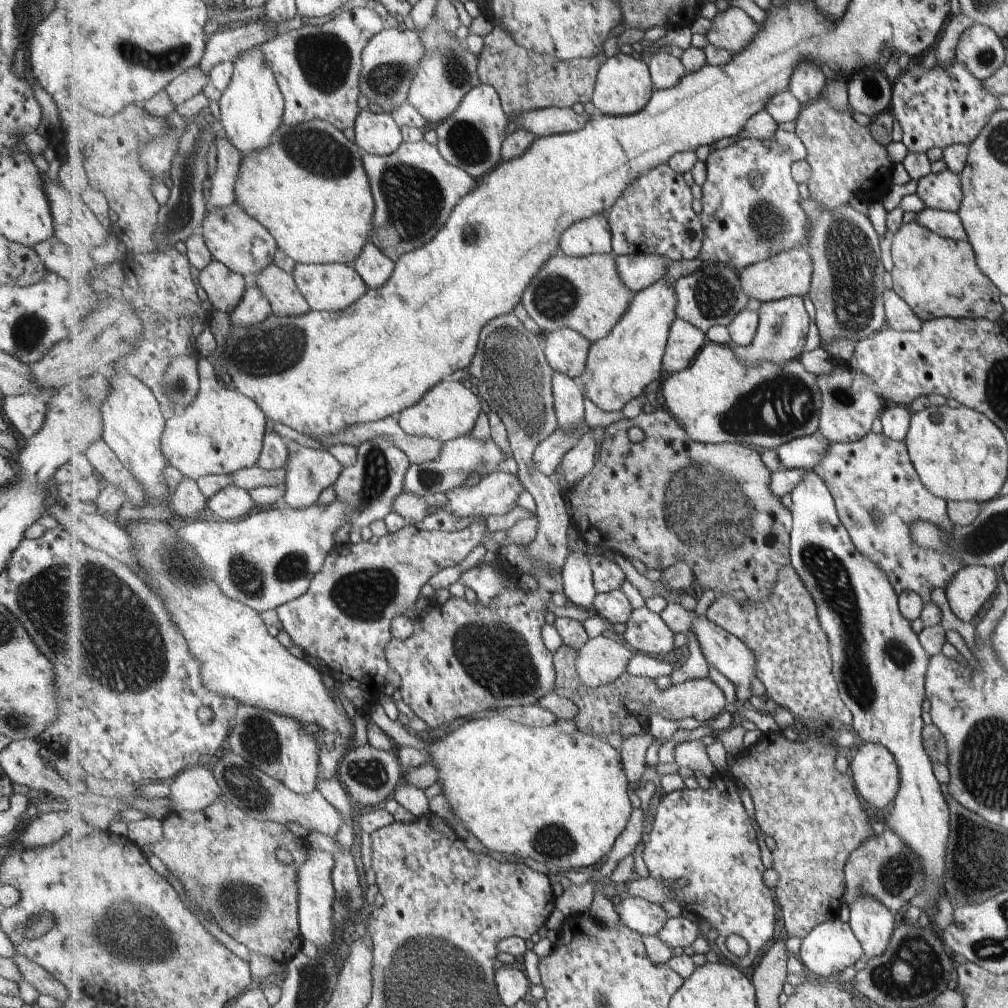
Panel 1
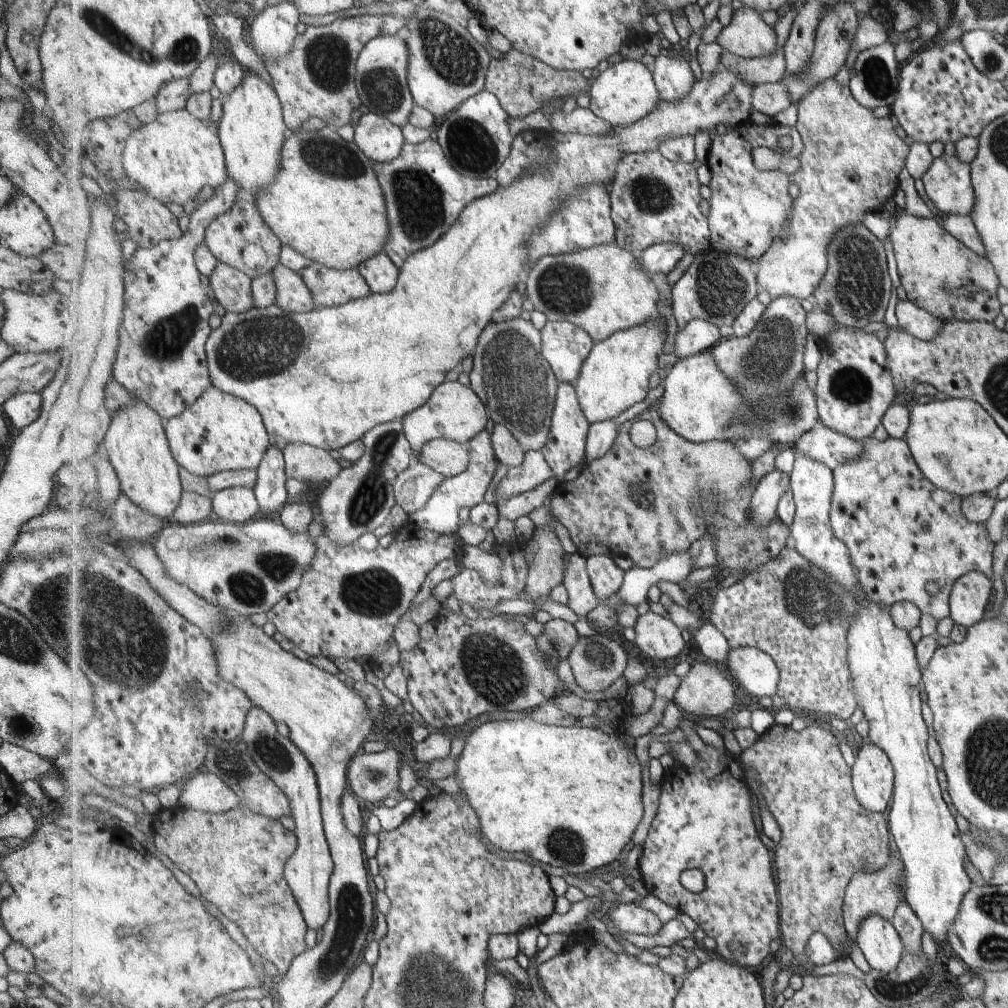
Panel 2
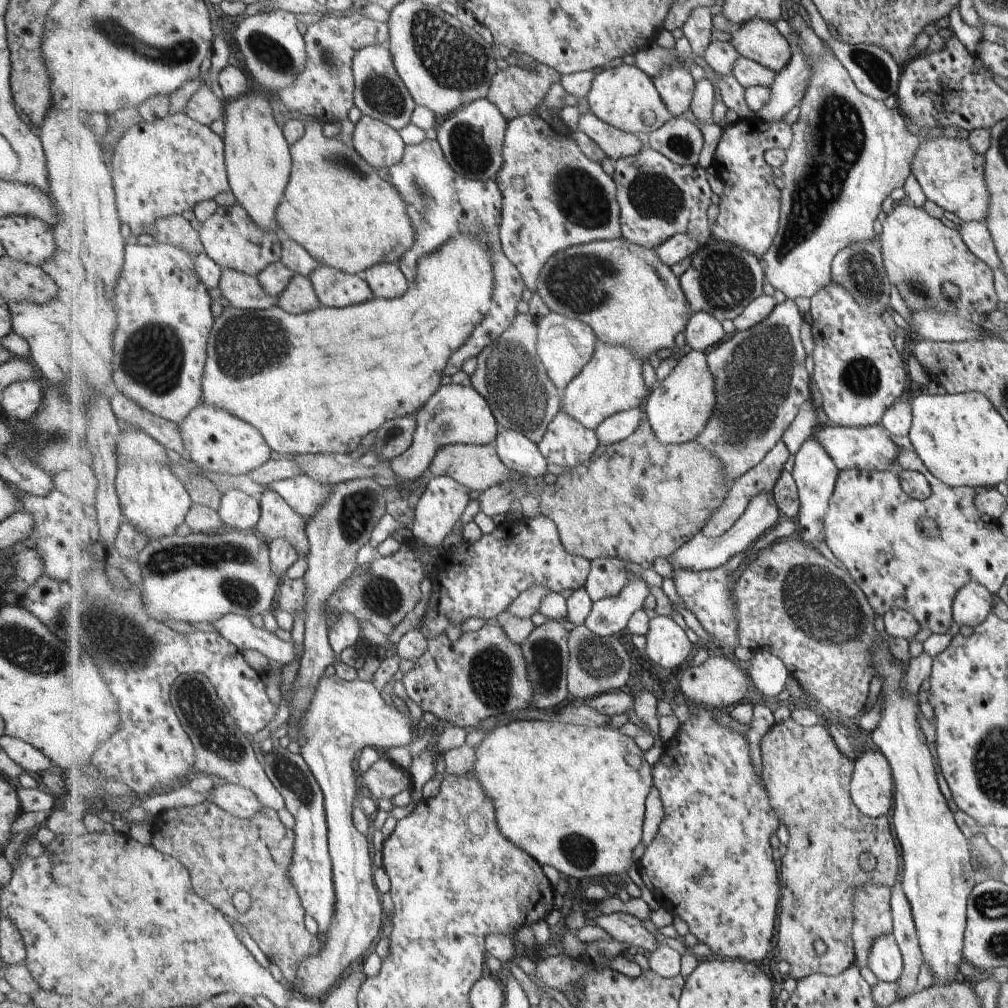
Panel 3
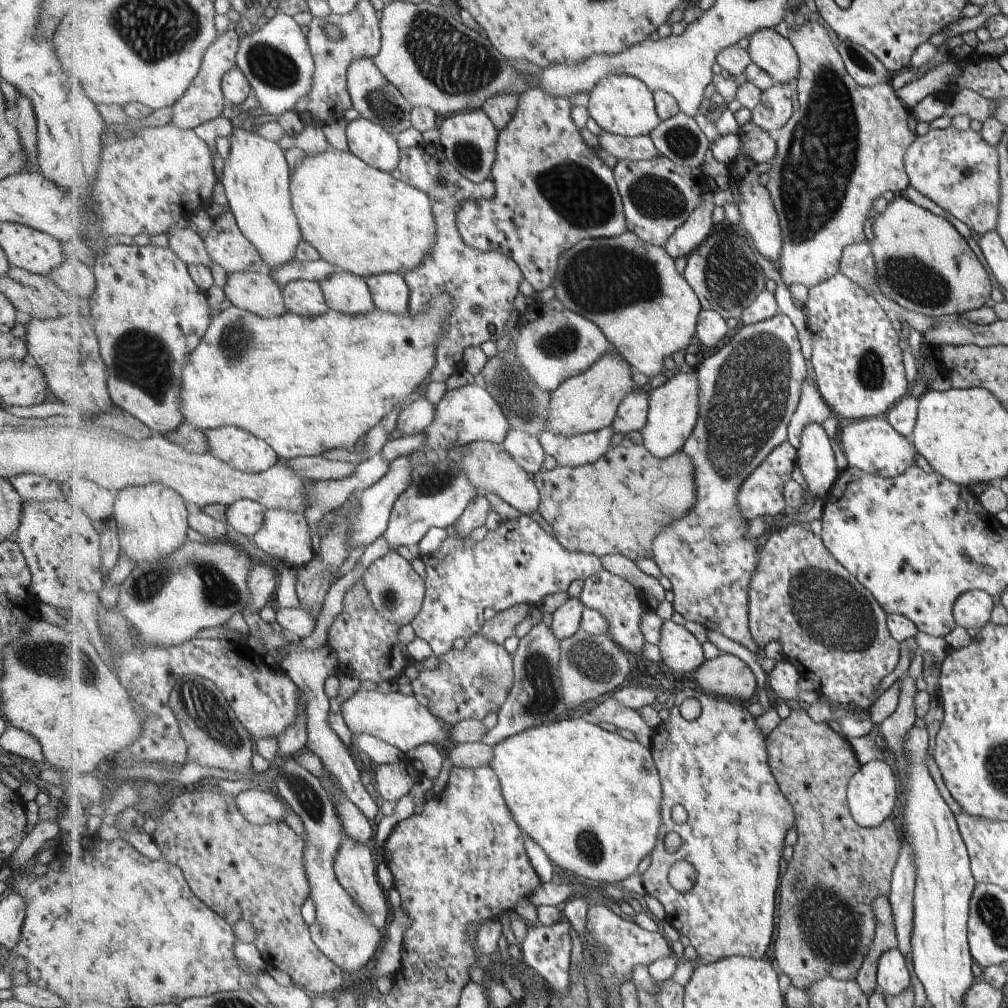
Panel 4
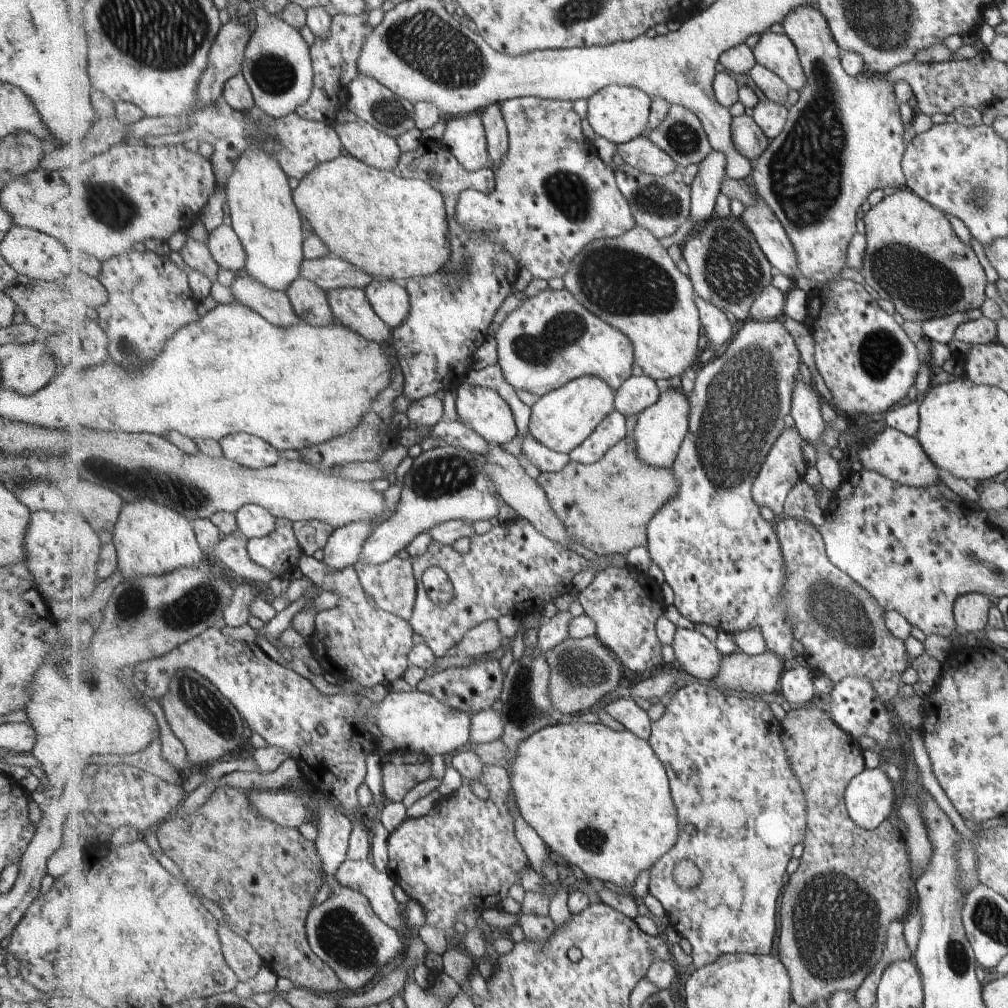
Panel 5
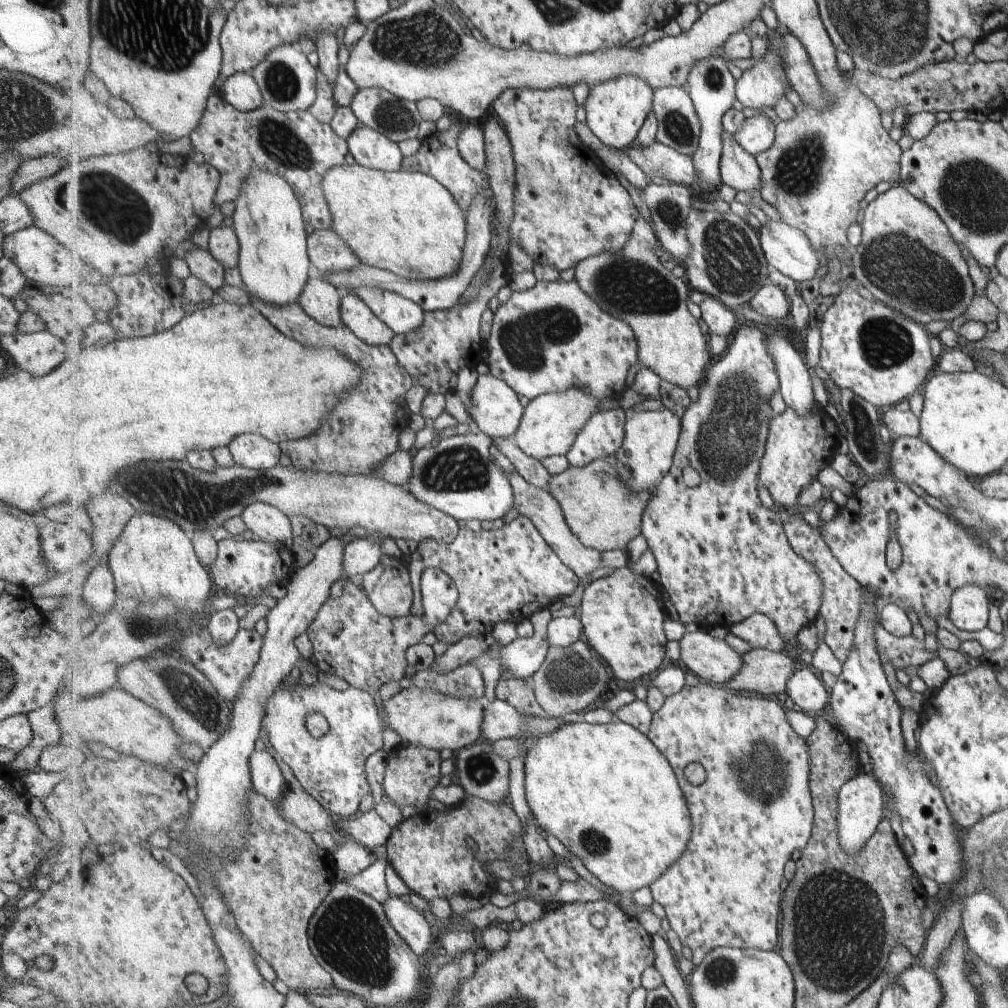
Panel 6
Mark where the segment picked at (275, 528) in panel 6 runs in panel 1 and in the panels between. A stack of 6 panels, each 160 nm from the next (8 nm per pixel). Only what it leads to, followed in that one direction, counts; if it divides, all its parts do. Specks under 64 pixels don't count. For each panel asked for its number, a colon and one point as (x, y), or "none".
1: (232, 502)
2: (235, 504)
3: (239, 510)
4: (246, 516)
5: (254, 521)

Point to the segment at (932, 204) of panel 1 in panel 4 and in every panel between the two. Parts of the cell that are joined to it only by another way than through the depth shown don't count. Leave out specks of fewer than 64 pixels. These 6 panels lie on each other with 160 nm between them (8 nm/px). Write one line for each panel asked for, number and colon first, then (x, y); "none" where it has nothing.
2: (947, 184)
3: (950, 173)
4: (957, 170)

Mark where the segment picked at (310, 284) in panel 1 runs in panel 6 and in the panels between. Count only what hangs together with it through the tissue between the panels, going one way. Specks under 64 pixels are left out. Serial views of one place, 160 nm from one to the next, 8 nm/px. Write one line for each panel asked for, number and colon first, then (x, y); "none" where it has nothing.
2: (330, 287)
3: (335, 288)
4: (345, 292)
5: (351, 306)
6: (356, 313)

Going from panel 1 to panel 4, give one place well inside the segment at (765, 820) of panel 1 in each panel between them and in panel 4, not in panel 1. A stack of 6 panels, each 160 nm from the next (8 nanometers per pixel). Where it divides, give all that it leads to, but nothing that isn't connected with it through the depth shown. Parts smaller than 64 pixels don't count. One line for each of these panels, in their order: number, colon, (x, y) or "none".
2: (826, 833)
3: (808, 778)
4: (827, 924)

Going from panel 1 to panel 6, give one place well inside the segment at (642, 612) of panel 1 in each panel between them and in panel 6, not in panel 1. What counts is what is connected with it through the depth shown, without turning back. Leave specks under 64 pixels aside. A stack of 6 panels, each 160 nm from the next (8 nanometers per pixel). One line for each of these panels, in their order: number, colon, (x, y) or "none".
2: (659, 637)
3: (667, 644)
4: (680, 650)
5: (698, 656)
6: (709, 657)

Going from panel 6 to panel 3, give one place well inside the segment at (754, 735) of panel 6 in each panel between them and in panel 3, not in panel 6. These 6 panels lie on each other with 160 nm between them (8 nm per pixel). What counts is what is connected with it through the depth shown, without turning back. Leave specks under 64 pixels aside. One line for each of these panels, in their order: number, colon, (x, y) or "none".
3: (711, 863)
4: (716, 766)
5: (731, 777)

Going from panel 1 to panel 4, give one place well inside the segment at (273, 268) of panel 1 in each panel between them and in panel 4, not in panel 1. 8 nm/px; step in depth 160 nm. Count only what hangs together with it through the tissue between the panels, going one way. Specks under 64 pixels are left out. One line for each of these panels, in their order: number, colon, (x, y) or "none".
2: (293, 295)
3: (300, 296)
4: (306, 298)

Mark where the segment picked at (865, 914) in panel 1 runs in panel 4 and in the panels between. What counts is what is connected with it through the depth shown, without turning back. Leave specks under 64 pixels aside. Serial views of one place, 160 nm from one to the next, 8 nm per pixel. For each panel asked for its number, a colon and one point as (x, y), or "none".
2: (879, 940)
3: (886, 961)
4: (894, 976)

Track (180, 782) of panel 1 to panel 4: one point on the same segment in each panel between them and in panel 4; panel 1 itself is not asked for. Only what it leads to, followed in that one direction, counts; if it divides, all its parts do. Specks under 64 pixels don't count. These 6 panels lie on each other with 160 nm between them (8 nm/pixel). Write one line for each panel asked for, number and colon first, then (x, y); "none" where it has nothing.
2: (204, 791)
3: (240, 802)
4: (259, 807)

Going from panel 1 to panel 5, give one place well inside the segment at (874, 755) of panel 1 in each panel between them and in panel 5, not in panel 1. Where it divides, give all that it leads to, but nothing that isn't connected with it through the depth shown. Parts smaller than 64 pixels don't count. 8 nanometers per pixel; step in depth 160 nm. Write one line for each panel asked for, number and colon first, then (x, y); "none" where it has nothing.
2: (874, 777)
3: (873, 788)
4: (872, 793)
5: (870, 798)

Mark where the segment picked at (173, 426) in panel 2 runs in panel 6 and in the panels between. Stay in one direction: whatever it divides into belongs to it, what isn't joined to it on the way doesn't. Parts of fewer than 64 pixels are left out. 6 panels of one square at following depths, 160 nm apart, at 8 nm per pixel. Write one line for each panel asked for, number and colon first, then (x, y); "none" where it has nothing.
3: (218, 441)
4: (239, 448)
5: (251, 451)
6: (250, 450)

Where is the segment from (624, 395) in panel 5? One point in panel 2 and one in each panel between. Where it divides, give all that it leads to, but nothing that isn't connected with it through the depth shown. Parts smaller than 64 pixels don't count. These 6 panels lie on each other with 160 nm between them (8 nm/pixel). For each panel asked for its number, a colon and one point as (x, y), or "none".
2: (602, 435)
3: (620, 426)
4: (632, 416)

